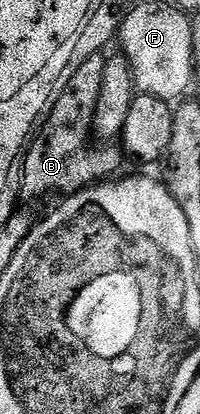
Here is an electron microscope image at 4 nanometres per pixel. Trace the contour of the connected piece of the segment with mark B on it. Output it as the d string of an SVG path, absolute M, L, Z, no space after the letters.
M102 56L89 57L74 69L61 92L50 102L37 132L28 140L21 153L21 164L17 169L21 200L39 201L50 193L70 195L114 178L120 172L118 169L125 162L125 157L118 148L83 149L91 135L91 115L101 85L104 62Z

